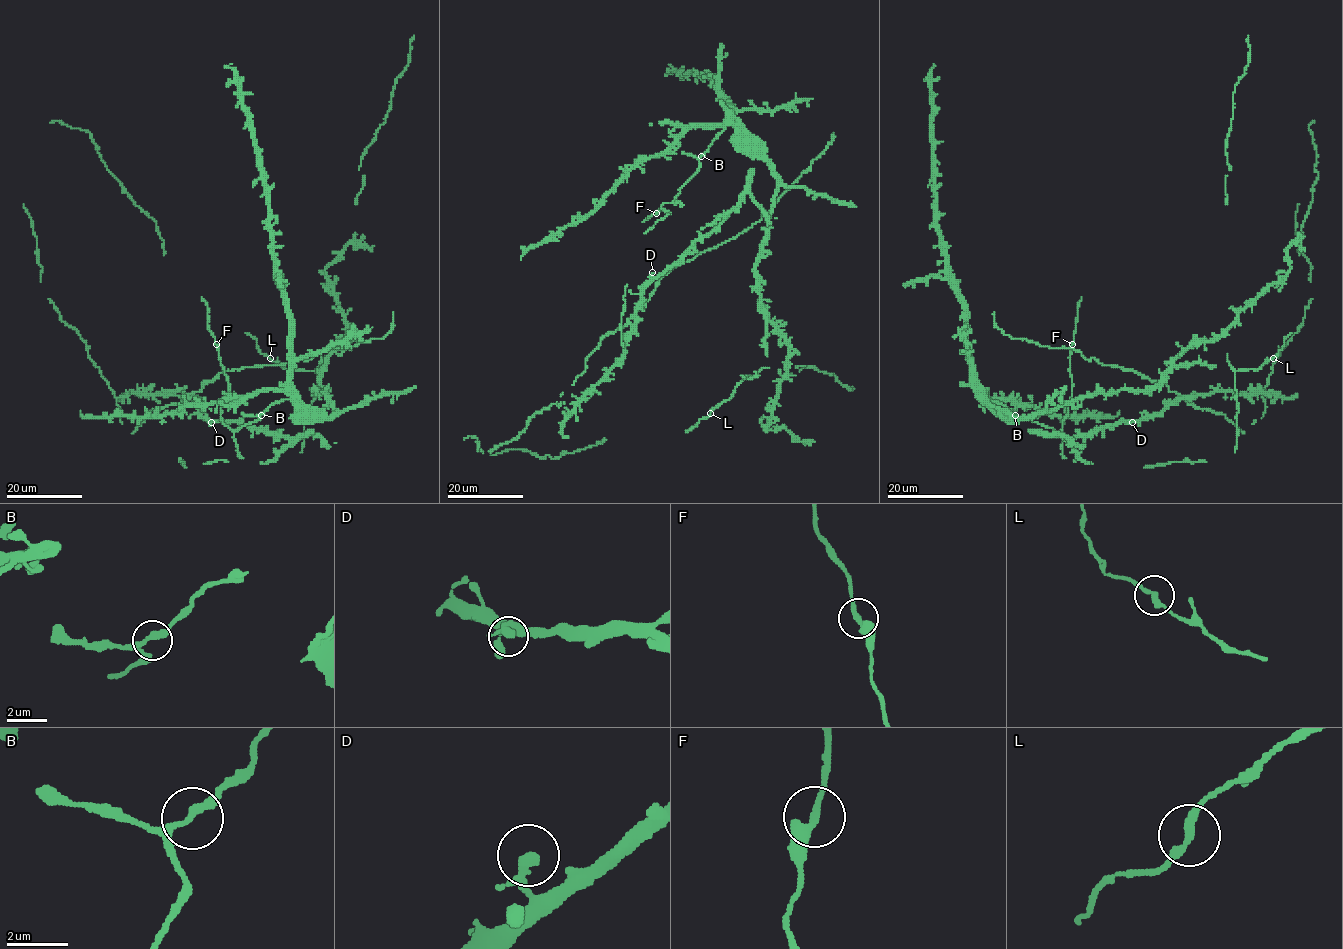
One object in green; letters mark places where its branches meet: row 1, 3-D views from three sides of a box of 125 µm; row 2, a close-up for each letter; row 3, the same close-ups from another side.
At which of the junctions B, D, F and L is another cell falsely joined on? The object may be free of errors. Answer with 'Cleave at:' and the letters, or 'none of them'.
Cleave at: none of them

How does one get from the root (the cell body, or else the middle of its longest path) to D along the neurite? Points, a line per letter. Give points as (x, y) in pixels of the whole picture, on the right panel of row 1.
D: (1102, 427), (1132, 422)

